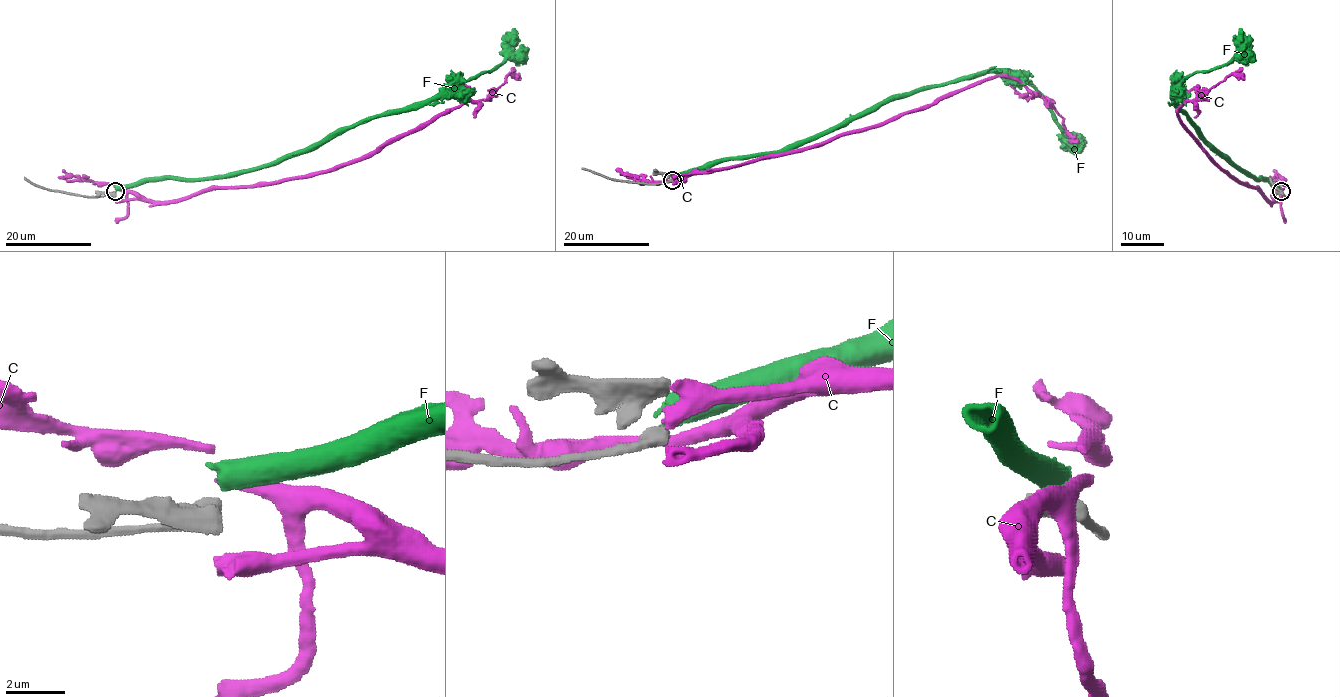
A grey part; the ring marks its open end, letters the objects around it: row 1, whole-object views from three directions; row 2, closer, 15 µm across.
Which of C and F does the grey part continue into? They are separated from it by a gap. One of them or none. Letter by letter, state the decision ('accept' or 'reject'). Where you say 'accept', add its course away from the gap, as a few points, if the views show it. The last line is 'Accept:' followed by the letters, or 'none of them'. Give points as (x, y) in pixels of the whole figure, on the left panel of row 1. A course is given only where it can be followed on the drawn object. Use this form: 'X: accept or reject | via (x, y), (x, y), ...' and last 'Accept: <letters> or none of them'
C: accept | via (115, 189), (169, 201), (208, 189), (324, 173), (367, 157), (466, 102), (485, 100), (508, 75), (520, 79)
F: reject
Accept: C

